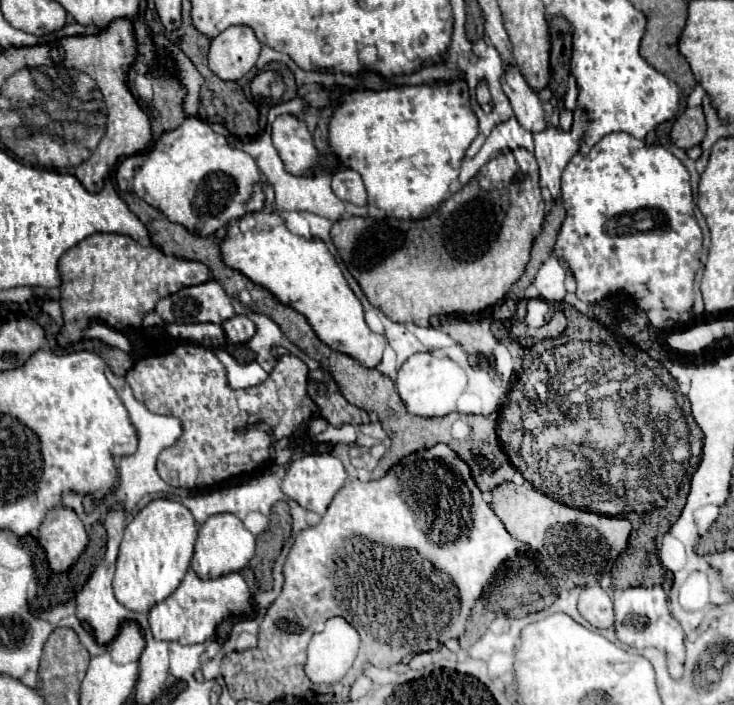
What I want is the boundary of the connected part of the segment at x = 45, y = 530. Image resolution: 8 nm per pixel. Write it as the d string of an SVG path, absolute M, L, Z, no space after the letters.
M58 506L46 514L38 542L46 552L50 570L60 574L68 572L70 566L76 564L88 544L88 536L74 510Z

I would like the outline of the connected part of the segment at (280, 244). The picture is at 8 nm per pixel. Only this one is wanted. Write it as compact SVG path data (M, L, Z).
M252 212L250 216L254 218L250 228L240 228L242 218L226 226L226 236L220 244L224 264L270 290L282 304L304 314L316 336L332 350L352 356L366 368L376 368L382 360L386 338L374 334L364 322L362 304L350 290L326 244L318 238L306 240L292 234L280 214Z

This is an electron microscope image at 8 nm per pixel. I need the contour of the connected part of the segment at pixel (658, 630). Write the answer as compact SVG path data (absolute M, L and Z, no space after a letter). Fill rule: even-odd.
M662 586L618 590L614 594L614 614L616 614L616 636L620 642L636 646L636 648L652 646L652 648L664 650L670 676L674 680L682 678L684 658L686 658L684 630L682 630L680 622L670 614L668 598L666 598L666 592L662 590Z

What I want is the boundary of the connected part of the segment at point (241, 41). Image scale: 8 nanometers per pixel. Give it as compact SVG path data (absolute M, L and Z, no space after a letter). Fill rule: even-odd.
M230 26L212 38L208 68L222 80L238 80L256 66L260 48L248 26Z

